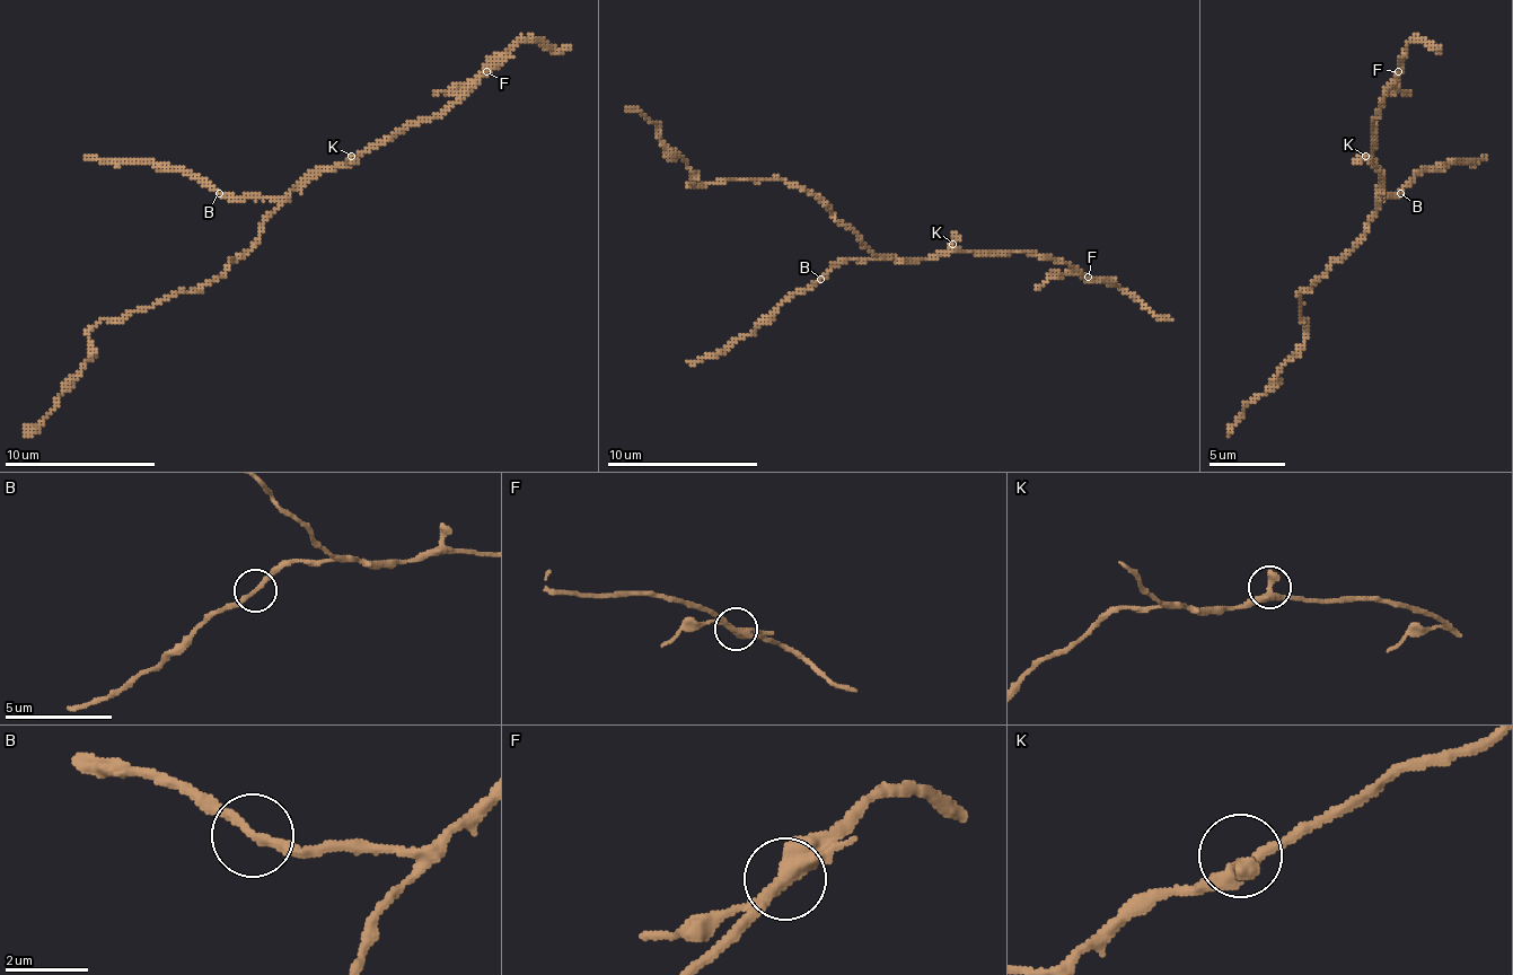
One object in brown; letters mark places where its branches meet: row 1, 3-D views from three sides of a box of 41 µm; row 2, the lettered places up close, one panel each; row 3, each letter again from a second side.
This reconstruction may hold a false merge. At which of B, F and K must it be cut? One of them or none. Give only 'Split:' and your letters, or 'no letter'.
Split: F

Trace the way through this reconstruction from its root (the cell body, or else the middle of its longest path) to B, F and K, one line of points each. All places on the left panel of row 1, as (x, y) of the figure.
B: (263, 224), (279, 205), (274, 201), (267, 198), (221, 198), (218, 194)
F: (263, 224), (293, 190), (301, 190), (324, 170), (346, 167), (396, 133), (441, 117), (487, 72)
K: (263, 224), (293, 190), (301, 190), (324, 170), (335, 170), (351, 156)

